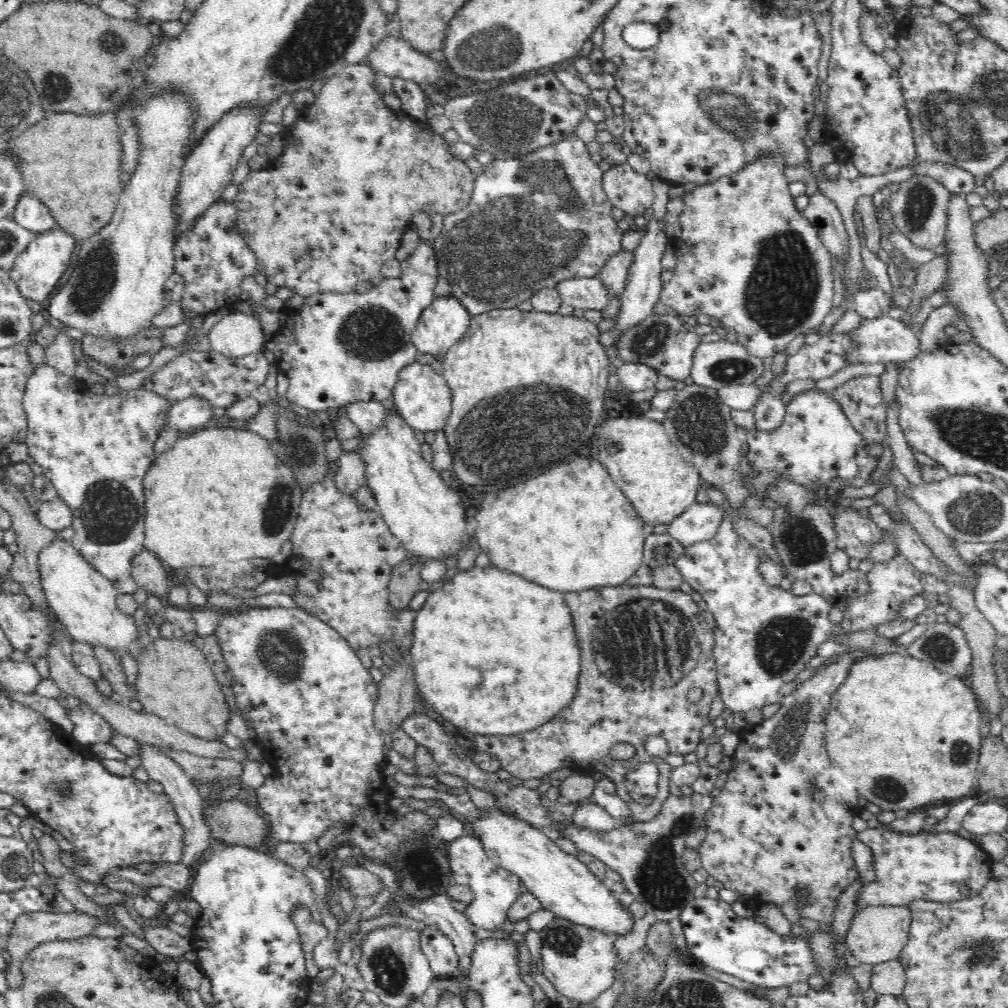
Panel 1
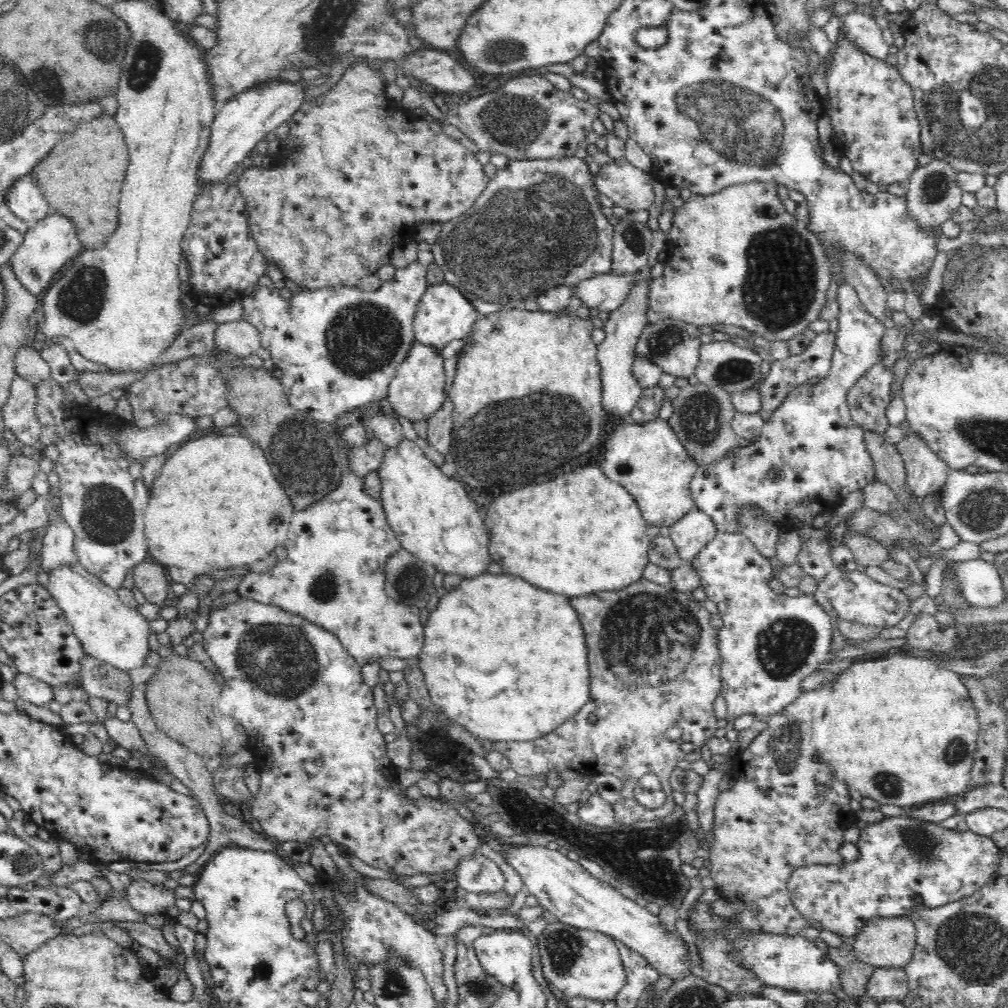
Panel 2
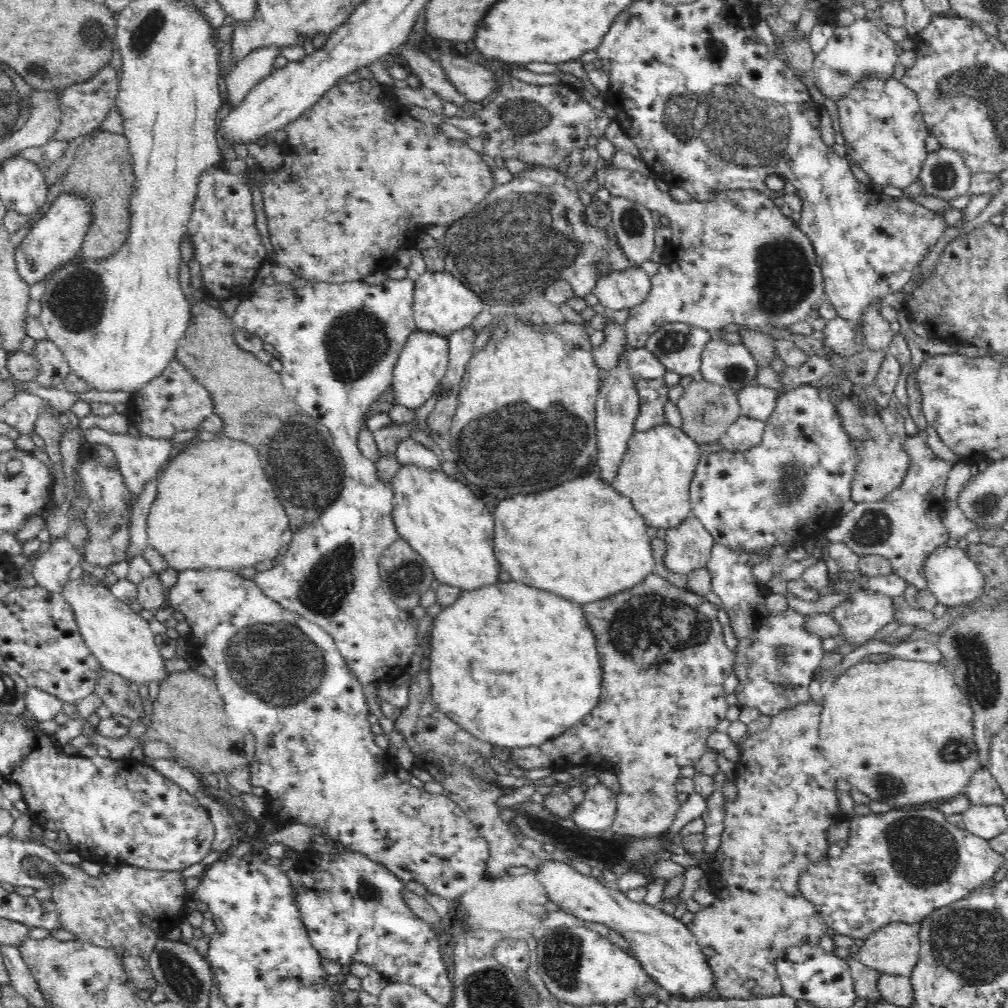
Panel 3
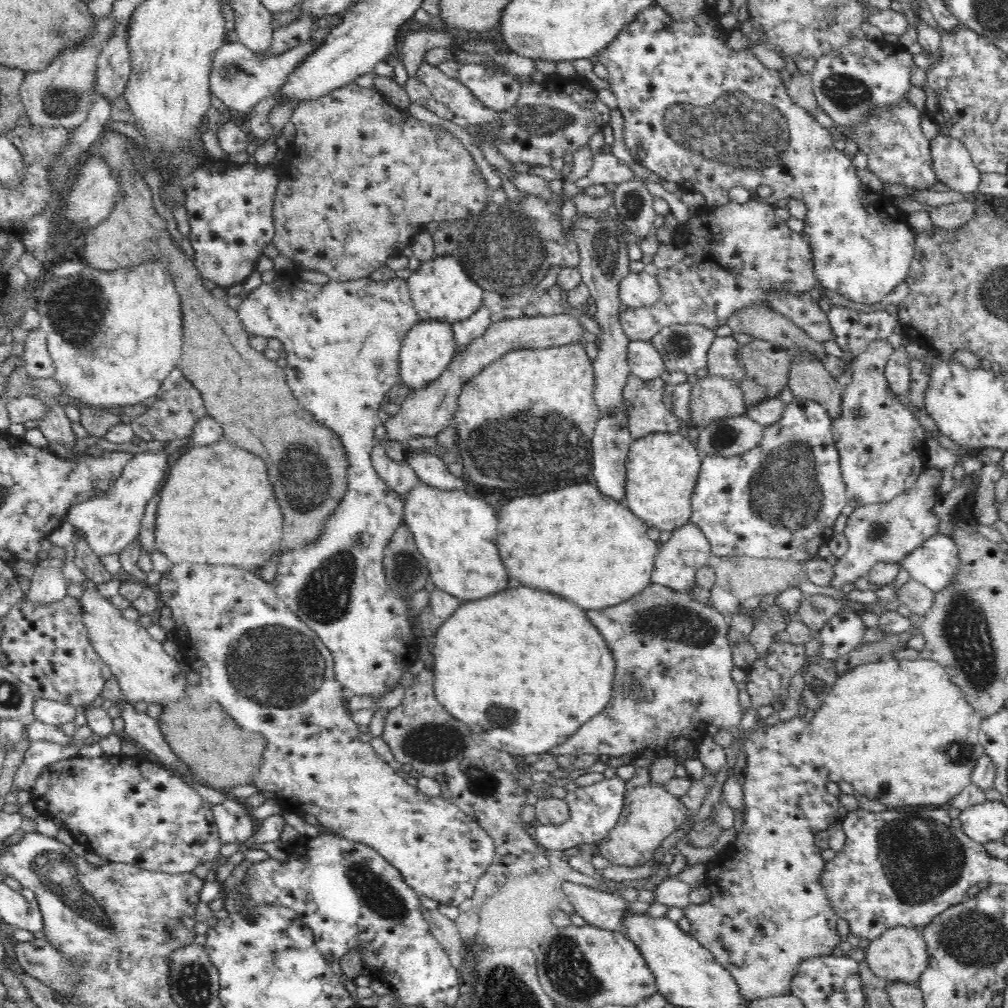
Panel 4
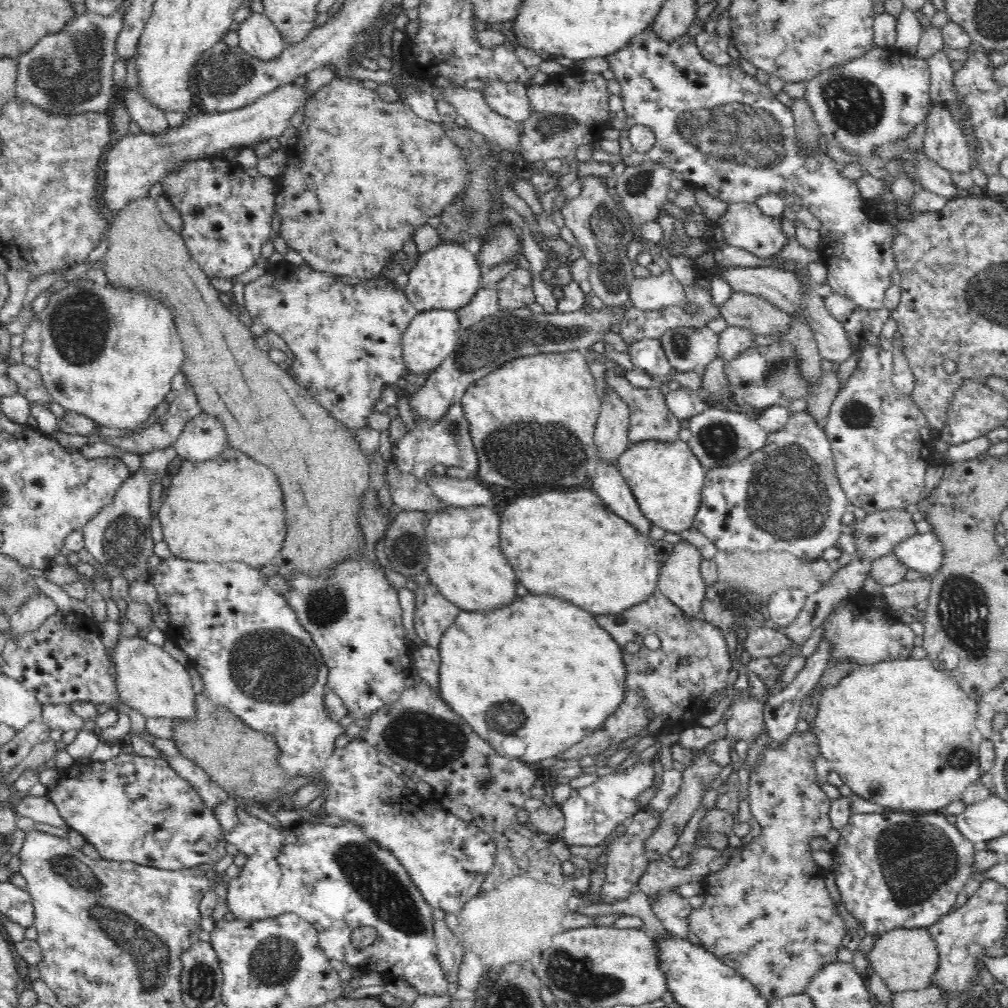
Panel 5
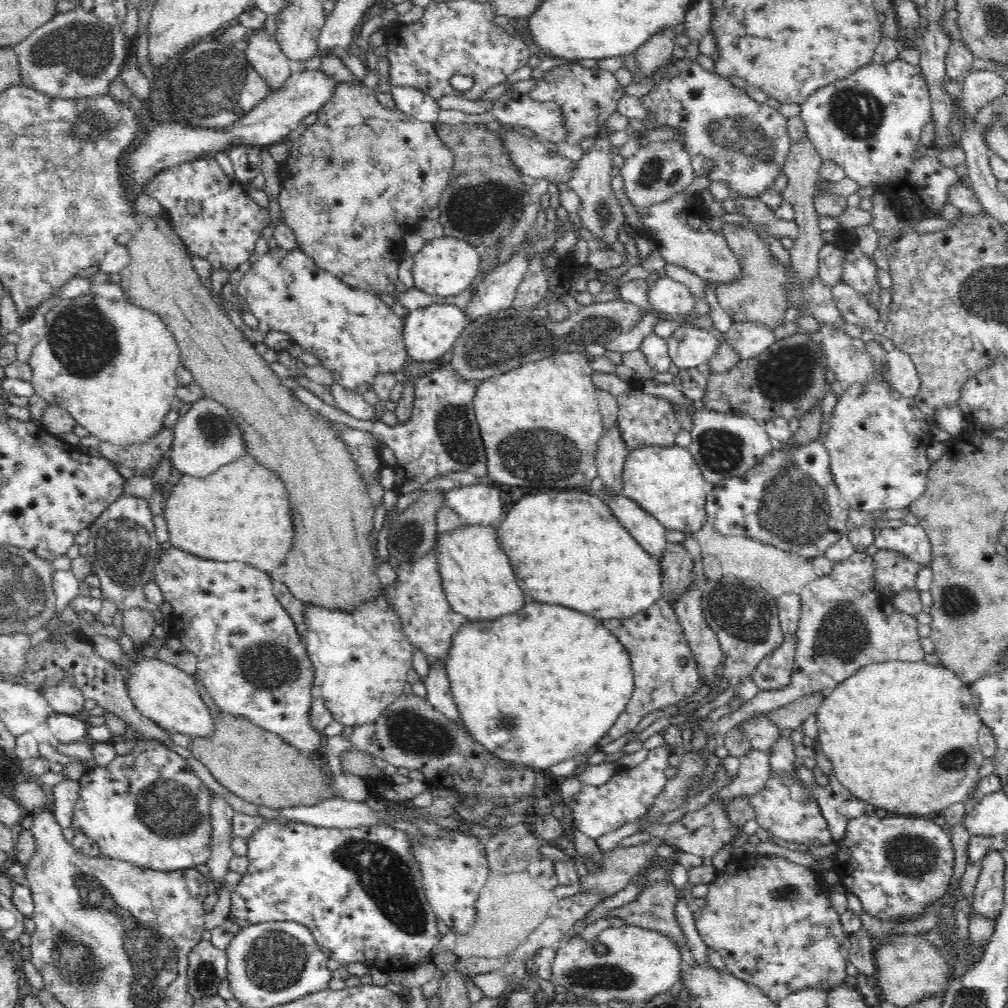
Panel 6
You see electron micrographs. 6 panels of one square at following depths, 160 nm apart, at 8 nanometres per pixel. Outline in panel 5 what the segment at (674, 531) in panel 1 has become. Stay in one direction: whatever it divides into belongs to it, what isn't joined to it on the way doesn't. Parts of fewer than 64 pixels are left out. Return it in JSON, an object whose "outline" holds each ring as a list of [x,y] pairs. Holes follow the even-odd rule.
{"outline":[[[682,534],[682,542],[673,544],[672,552],[659,566],[658,586],[690,619],[700,617],[706,584],[701,577],[700,548]]]}

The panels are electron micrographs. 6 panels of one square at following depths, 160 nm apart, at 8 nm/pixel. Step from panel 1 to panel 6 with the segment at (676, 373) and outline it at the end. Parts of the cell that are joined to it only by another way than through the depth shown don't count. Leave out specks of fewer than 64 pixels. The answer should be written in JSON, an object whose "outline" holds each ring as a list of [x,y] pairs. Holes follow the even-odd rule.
{"outline":[[[696,326],[678,327],[667,339],[667,344],[674,370],[707,364],[721,346],[712,332]]]}

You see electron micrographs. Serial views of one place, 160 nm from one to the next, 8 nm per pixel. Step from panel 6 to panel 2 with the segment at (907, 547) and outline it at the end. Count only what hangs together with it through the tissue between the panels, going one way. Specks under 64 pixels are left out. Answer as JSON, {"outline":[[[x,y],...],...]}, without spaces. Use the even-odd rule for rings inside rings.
{"outline":[[[976,559],[969,561],[954,561],[954,573],[956,579],[961,583],[961,590],[972,606],[982,608],[995,608],[1006,602],[1006,590],[1002,584],[1002,576],[998,573],[996,563],[986,562],[986,560]]]}

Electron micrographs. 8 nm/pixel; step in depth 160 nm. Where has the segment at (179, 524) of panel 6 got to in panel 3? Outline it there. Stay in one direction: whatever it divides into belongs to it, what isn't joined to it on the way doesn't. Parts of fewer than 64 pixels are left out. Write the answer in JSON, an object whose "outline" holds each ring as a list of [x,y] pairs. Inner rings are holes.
{"outline":[[[232,438],[210,442],[194,439],[187,450],[170,458],[161,469],[157,495],[147,514],[147,544],[178,572],[222,569],[238,573],[254,563],[276,559],[280,550],[280,536],[289,527],[289,518],[268,482],[270,480],[260,466],[260,454],[254,446]]]}

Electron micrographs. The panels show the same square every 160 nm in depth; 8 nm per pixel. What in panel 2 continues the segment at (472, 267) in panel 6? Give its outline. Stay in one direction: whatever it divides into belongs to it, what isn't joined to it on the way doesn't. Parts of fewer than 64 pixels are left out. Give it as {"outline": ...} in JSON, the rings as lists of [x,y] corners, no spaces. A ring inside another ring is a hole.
{"outline":[[[445,282],[436,284],[436,286],[429,284],[426,294],[417,307],[413,325],[415,341],[420,345],[440,351],[446,348],[450,342],[462,340],[470,335],[478,318],[478,313],[460,290],[456,290],[454,286],[448,286]]]}

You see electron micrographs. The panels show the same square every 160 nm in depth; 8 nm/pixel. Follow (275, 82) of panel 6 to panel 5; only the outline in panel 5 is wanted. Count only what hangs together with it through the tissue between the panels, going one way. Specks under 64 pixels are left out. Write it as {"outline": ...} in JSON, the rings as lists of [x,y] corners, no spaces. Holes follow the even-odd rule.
{"outline":[[[250,11],[237,28],[239,45],[258,59],[273,59],[282,52],[285,42],[274,21],[262,12]]]}

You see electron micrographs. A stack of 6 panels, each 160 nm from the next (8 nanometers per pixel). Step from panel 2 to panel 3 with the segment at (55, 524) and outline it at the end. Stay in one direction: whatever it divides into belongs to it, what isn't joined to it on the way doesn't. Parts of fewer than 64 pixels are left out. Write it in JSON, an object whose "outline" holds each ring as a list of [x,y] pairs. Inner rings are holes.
{"outline":[[[66,534],[49,541],[49,549],[39,553],[30,569],[38,586],[61,593],[72,568],[82,567],[82,553]]]}

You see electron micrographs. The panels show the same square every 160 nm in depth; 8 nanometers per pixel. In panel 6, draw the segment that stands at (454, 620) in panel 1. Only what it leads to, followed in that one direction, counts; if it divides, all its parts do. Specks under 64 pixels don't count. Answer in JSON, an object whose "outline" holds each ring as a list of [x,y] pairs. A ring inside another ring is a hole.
{"outline":[[[536,601],[495,619],[467,619],[465,623],[462,623],[462,626],[459,626],[458,630],[451,636],[451,645],[447,652],[445,665],[449,687],[451,688],[459,716],[465,727],[476,737],[476,740],[501,759],[521,763],[537,771],[551,768],[571,758],[579,760],[586,758],[588,755],[586,752],[594,748],[594,746],[596,747],[597,740],[606,734],[606,731],[622,714],[634,688],[629,652],[619,641],[619,638],[615,634],[610,634],[603,623],[600,624],[600,622],[597,618],[578,612],[574,608]]]}

